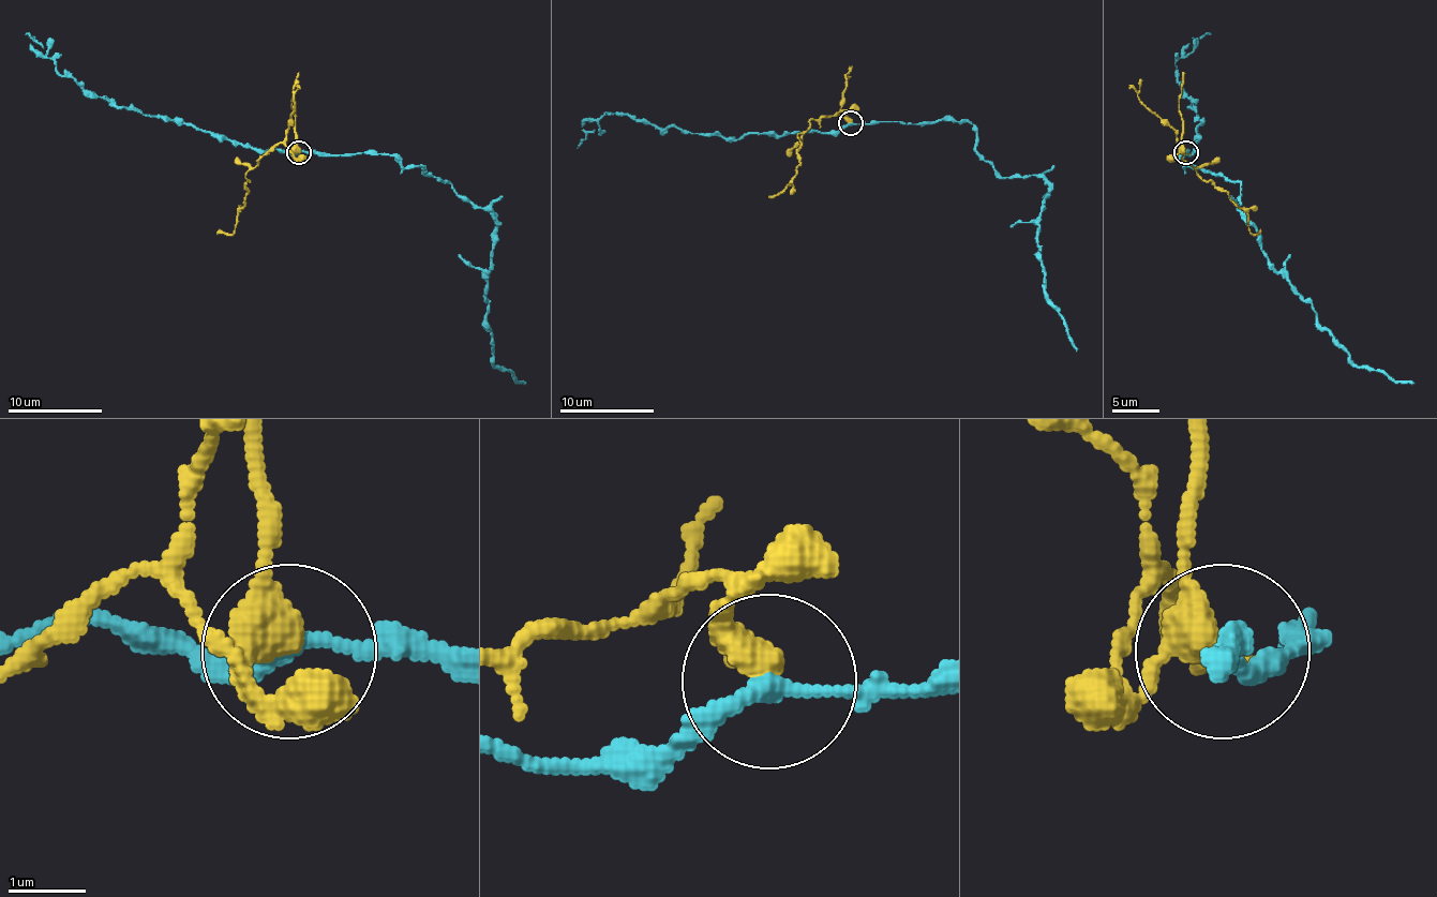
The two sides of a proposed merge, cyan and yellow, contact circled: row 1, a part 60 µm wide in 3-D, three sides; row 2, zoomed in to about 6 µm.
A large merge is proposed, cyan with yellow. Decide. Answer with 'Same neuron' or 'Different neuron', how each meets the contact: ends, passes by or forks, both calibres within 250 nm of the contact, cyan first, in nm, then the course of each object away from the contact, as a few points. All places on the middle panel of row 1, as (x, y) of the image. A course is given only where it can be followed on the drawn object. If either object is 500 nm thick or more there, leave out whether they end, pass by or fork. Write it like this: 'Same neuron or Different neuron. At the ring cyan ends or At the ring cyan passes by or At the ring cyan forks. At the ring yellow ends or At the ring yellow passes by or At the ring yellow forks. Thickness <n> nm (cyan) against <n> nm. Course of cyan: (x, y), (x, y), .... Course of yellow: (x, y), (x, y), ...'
Different neuron. At the ring cyan passes by. At the ring yellow passes by. Thickness 200 nm (cyan) against 360 nm. Course of cyan: (851, 122), (969, 122), (976, 150), (1002, 177), (1043, 179), (1047, 193), (1038, 252), (1045, 293), (1076, 352). Course of yellow: (851, 122), (841, 110), (813, 120), (796, 136), (802, 146), (794, 179), (782, 191), (768, 195)

